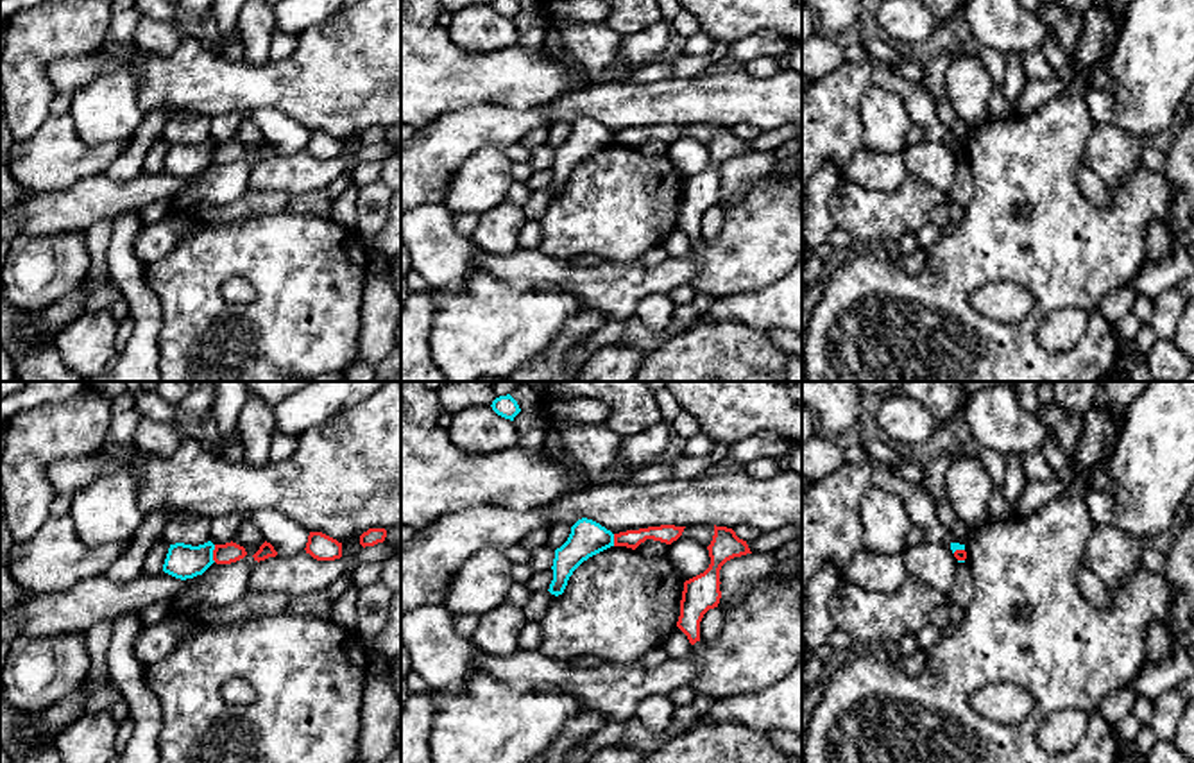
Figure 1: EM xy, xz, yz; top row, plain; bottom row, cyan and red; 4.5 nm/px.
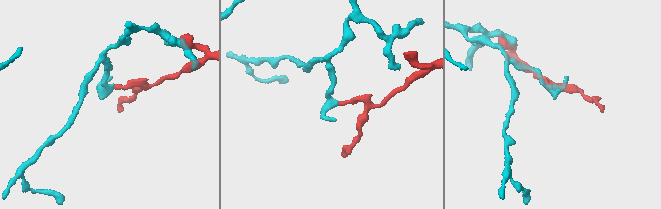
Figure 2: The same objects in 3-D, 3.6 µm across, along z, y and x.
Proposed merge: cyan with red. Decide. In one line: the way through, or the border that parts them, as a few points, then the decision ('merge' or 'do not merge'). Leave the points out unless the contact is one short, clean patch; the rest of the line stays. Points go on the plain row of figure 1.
border along xy (215, 144), (213, 160); do not merge

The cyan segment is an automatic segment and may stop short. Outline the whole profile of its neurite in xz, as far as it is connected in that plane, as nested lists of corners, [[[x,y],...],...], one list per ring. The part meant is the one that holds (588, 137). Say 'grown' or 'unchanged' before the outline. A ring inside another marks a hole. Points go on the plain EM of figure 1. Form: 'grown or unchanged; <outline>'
unchanged; [[[582,116],[571,125],[567,140],[555,149],[550,192],[564,192],[573,170],[589,156],[614,145],[614,133],[600,122]]]

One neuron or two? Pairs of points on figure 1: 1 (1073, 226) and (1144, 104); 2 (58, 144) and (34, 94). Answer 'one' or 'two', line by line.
1: two
2: two

